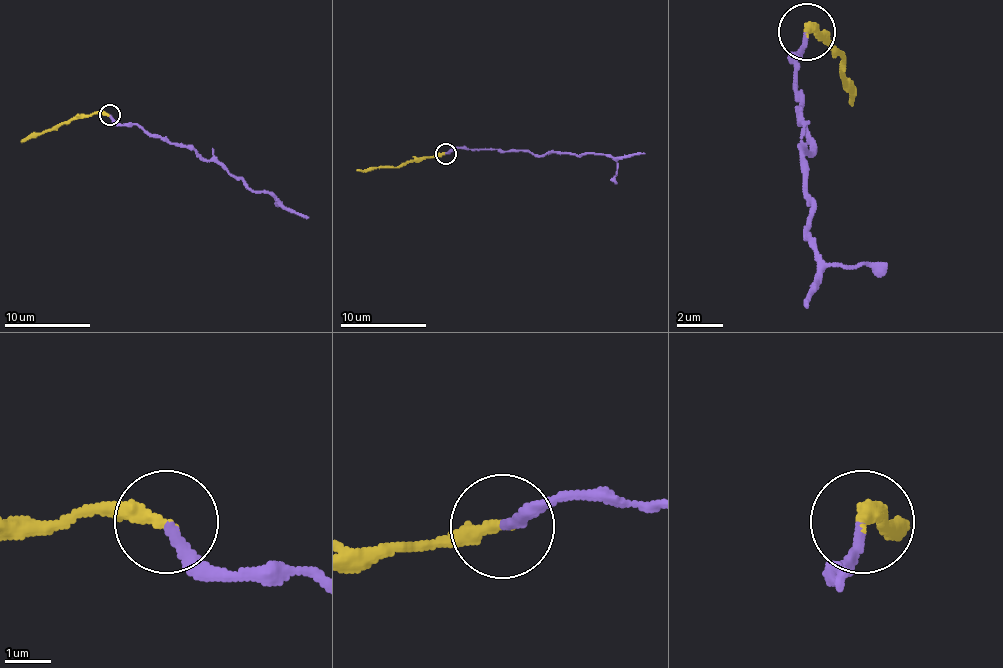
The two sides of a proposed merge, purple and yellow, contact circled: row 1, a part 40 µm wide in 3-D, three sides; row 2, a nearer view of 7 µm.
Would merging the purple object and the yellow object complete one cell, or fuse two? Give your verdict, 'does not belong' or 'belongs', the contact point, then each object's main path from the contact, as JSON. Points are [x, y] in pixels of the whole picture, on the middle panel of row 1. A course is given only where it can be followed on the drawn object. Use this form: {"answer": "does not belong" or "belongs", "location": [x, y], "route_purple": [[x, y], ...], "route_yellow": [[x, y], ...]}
{"answer": "belongs", "location": [445, 153], "route_purple": [[445, 153], [456, 148], [623, 157], [644, 153]], "route_yellow": [[445, 153], [406, 161], [396, 168], [357, 170]]}

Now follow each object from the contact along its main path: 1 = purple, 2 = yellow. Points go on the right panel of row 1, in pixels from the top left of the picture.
1: (805, 33), (794, 56), (794, 85), (811, 147), (805, 153), (817, 279), (805, 307)
2: (805, 33), (828, 39), (845, 56), (845, 79), (851, 107)

